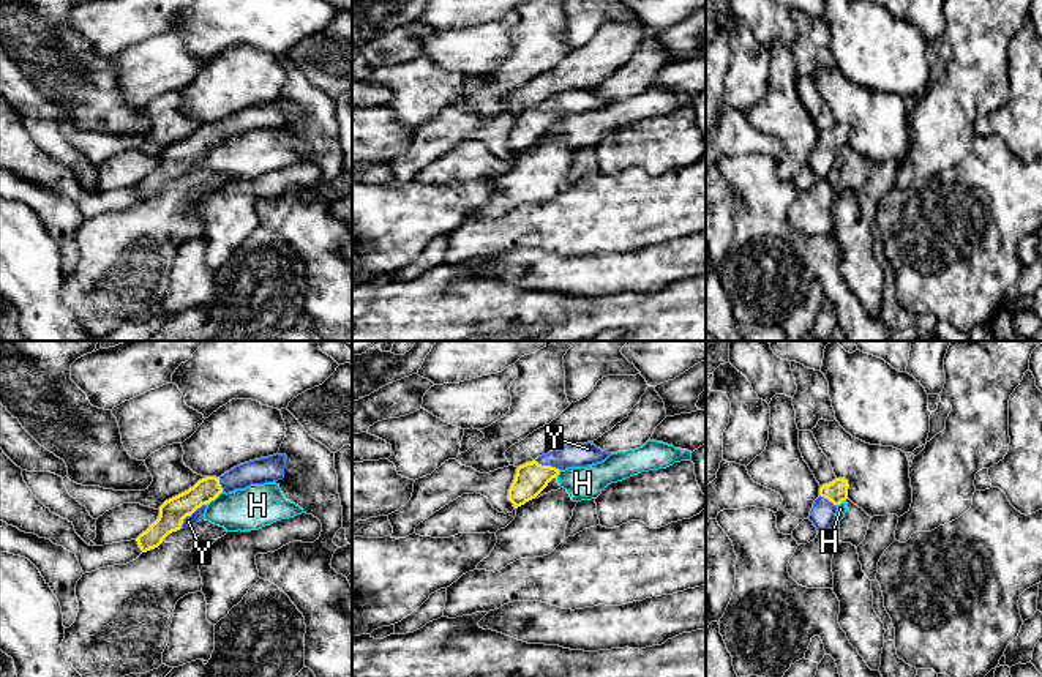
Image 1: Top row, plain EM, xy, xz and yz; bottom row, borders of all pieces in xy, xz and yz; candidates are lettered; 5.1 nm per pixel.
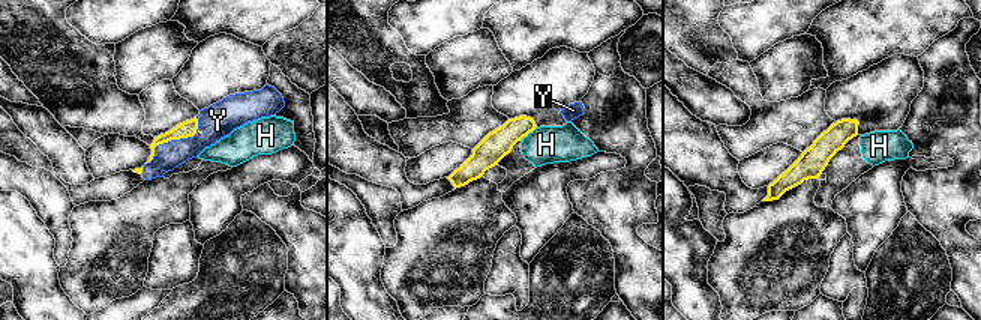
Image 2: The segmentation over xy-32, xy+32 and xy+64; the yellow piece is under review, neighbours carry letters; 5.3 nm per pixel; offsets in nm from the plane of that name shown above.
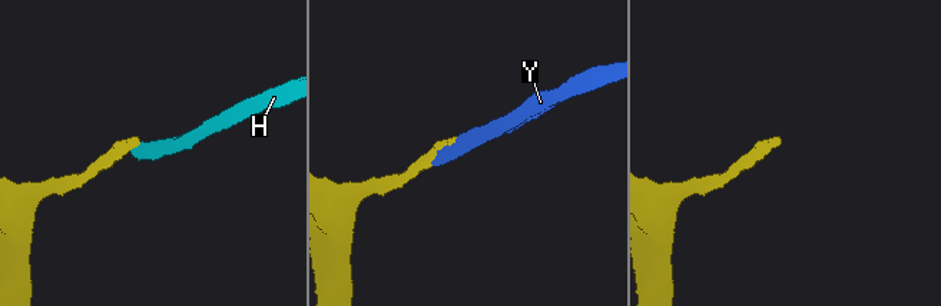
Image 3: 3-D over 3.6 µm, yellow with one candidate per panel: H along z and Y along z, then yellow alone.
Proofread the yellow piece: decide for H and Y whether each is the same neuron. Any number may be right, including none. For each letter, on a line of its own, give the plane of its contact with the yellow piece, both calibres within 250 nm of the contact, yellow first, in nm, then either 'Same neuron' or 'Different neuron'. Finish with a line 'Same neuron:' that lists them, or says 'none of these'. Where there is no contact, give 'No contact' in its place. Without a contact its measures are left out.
H: Touches yellow in xy. Thickness 140 nm (yellow) against 220 nm. Different neuron
Y: Touches yellow in xy. Thickness 140 nm (yellow) against 60 nm. Same neuron
Same neuron: Y

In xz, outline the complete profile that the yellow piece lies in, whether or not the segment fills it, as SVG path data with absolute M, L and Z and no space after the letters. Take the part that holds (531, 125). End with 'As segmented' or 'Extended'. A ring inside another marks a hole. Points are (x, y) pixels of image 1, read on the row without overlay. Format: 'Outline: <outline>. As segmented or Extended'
Outline: M570 90L538 103L516 115L508 136L508 147L515 155L535 145L560 117L587 114L605 107L611 99L602 98L594 90Z. Extended

